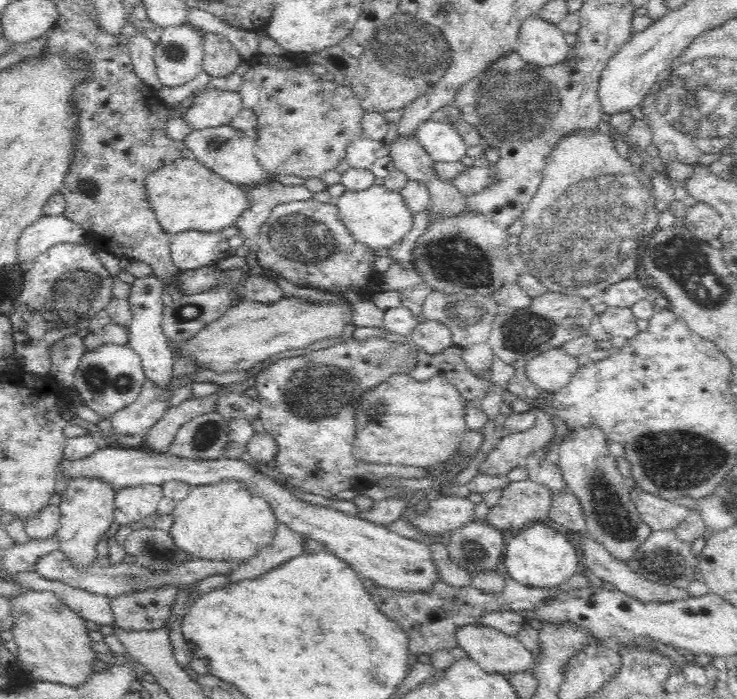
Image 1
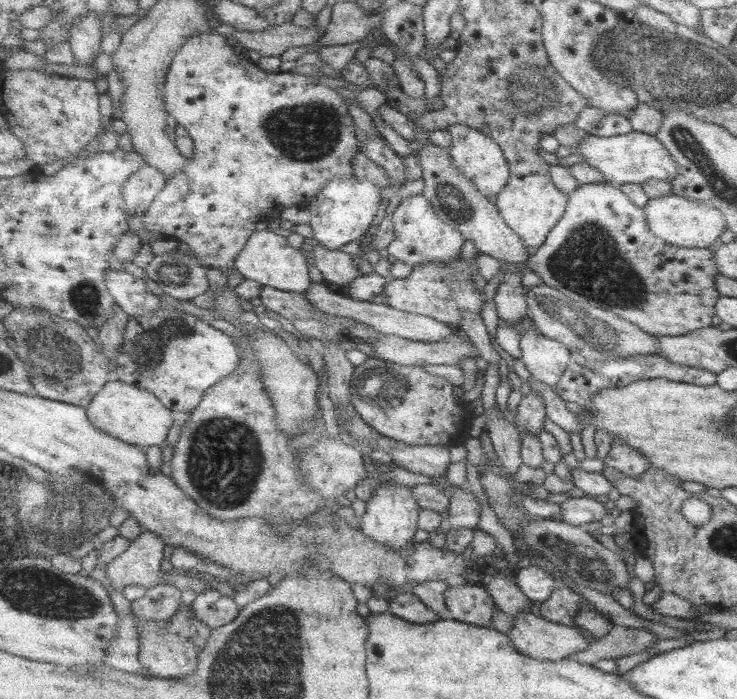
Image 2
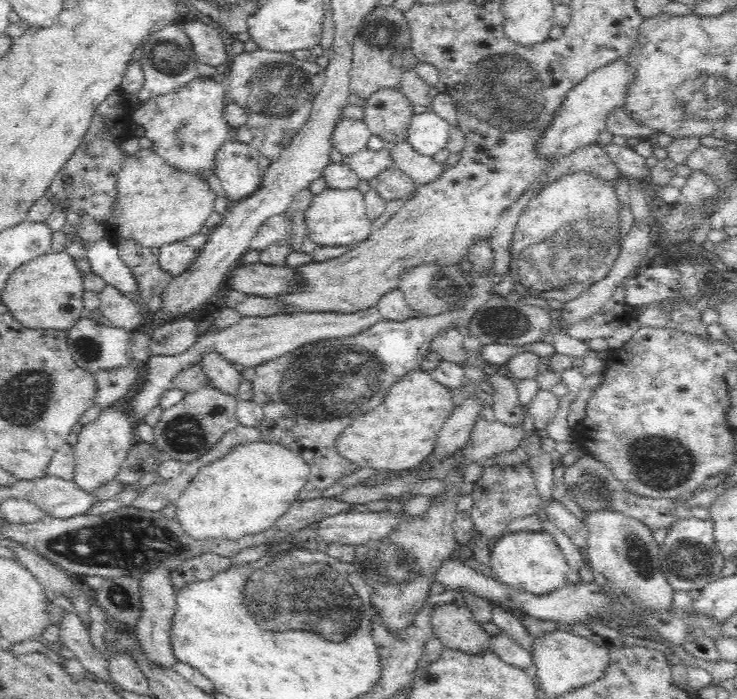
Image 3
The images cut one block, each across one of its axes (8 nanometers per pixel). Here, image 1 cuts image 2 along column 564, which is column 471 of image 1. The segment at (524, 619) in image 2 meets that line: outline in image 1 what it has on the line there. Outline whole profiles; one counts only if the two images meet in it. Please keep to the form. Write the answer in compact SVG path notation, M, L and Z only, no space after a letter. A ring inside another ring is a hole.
M482 624L460 626L454 632L454 638L458 648L490 674L526 670L533 662L532 654L515 636L492 627Z

